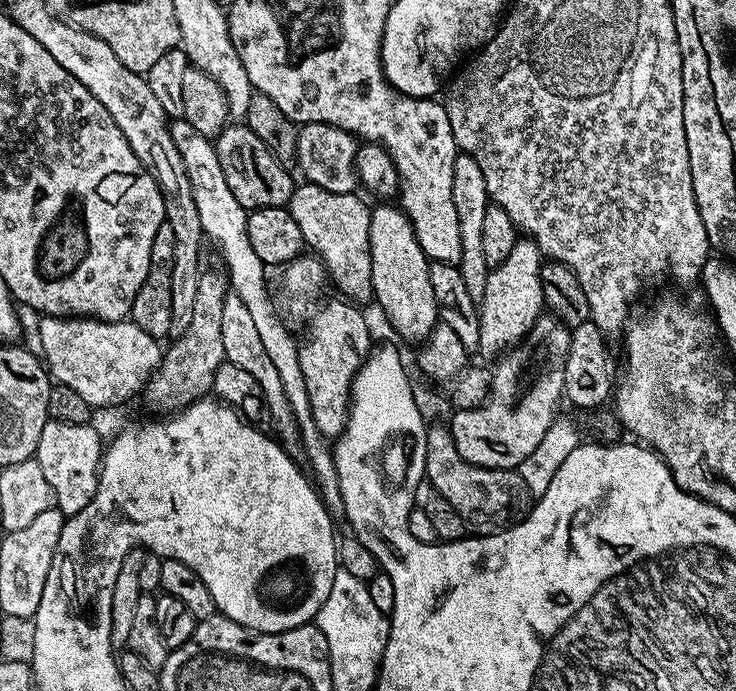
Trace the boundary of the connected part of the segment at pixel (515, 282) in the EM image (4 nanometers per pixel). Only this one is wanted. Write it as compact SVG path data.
M520 238L517 239L514 248L510 250L510 255L508 255L508 257L506 258L506 262L502 262L497 266L497 268L491 269L491 271L489 271L488 277L486 278L485 293L478 303L478 307L480 309L480 346L478 349L479 355L482 354L484 356L492 356L491 358L499 358L503 356L509 348L515 348L516 345L519 344L521 340L523 340L524 335L528 333L528 331L534 326L534 322L536 321L536 319L545 311L544 299L542 298L542 278L540 277L541 263L542 257L536 243L527 238Z

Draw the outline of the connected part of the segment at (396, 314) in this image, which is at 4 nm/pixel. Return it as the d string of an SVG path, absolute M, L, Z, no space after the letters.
M384 202L372 208L370 238L366 241L372 263L372 296L385 310L401 341L423 342L438 321L434 286L430 286L430 261L422 246L418 246L408 216L399 207L392 206Z

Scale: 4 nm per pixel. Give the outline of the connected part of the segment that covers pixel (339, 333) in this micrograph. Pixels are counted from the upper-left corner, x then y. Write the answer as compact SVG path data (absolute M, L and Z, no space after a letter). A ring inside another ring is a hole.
M335 299L325 308L315 309L316 317L308 328L308 337L299 345L302 378L306 382L314 426L326 438L335 438L343 432L348 421L352 380L374 347L361 309L347 299Z

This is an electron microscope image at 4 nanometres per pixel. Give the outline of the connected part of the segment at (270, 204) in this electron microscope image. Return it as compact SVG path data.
M240 122L229 123L228 127L221 130L219 136L215 137L218 161L221 162L222 173L226 178L226 185L234 198L241 203L244 209L255 210L257 208L283 208L287 206L292 197L294 179L288 173L289 169L279 164L262 146L262 138L254 134L247 126Z

